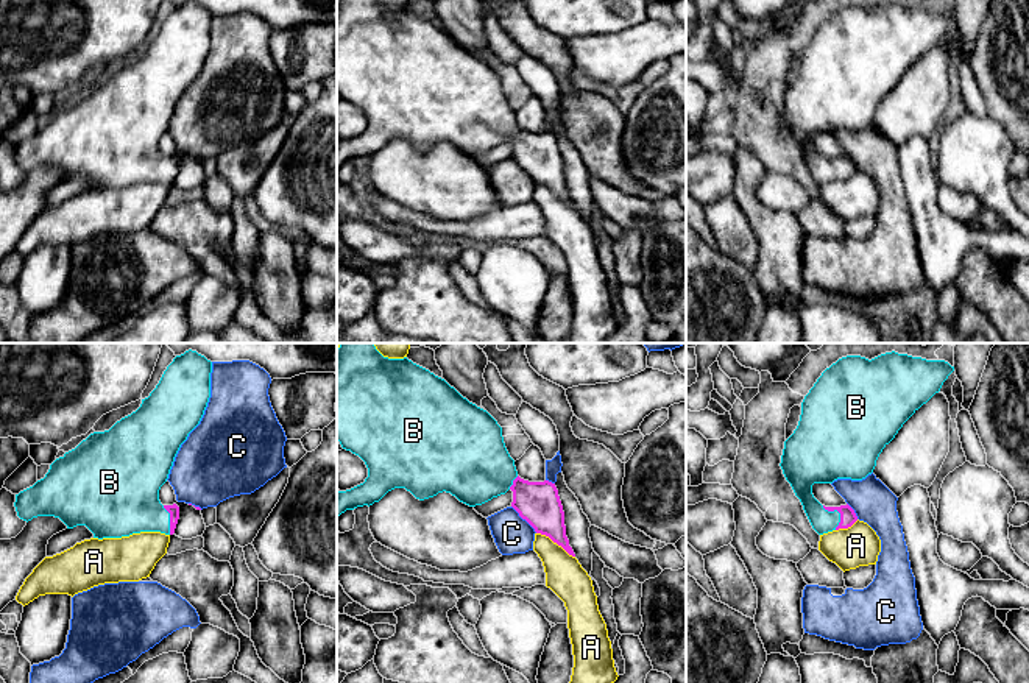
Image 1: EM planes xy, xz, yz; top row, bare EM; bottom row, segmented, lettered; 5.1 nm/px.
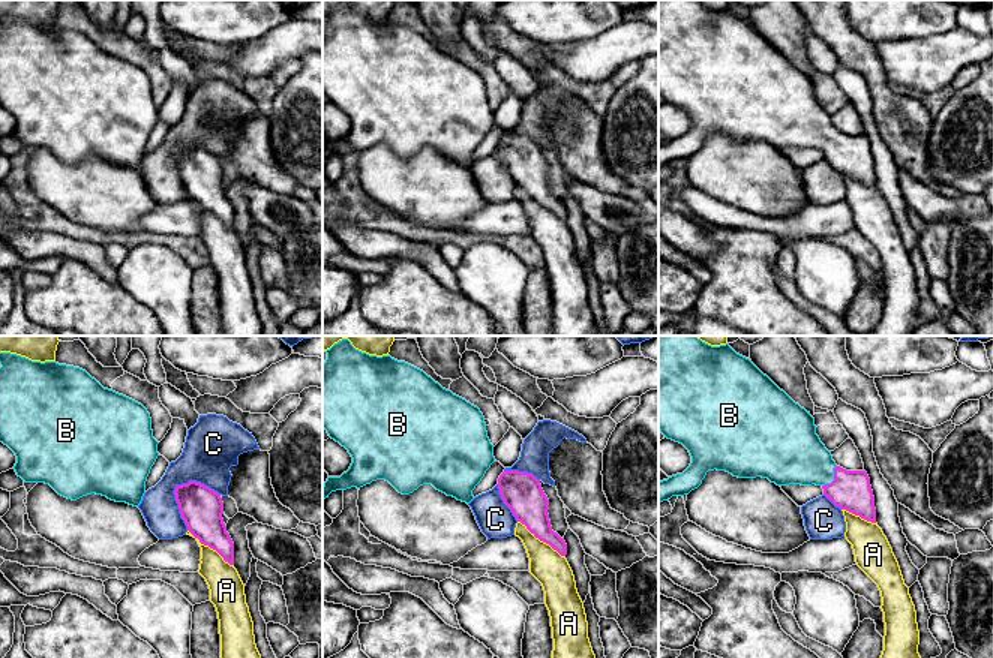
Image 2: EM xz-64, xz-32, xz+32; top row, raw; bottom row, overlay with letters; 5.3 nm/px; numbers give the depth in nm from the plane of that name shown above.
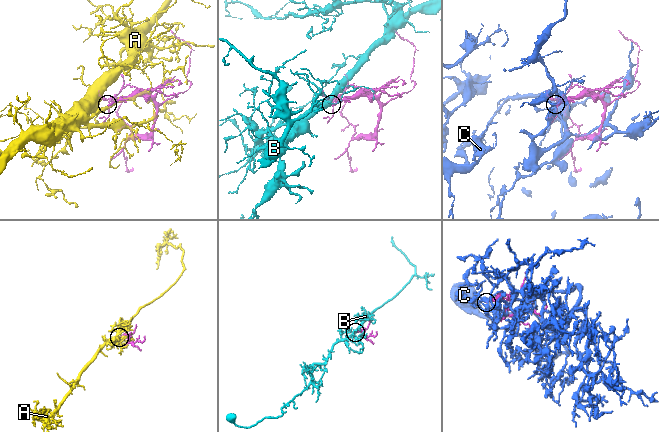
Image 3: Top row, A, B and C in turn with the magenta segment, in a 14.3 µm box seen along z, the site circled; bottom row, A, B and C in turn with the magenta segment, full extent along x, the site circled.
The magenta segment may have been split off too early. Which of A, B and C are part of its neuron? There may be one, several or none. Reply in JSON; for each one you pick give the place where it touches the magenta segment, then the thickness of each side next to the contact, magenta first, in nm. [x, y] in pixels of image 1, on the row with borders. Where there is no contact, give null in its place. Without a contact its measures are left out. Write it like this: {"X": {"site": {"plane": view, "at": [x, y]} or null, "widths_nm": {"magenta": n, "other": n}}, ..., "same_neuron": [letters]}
{"B": {"site": {"plane": "yz", "at": [839, 512]}, "widths_nm": {"magenta": 80, "other": 180}}, "same_neuron": ["B"]}

